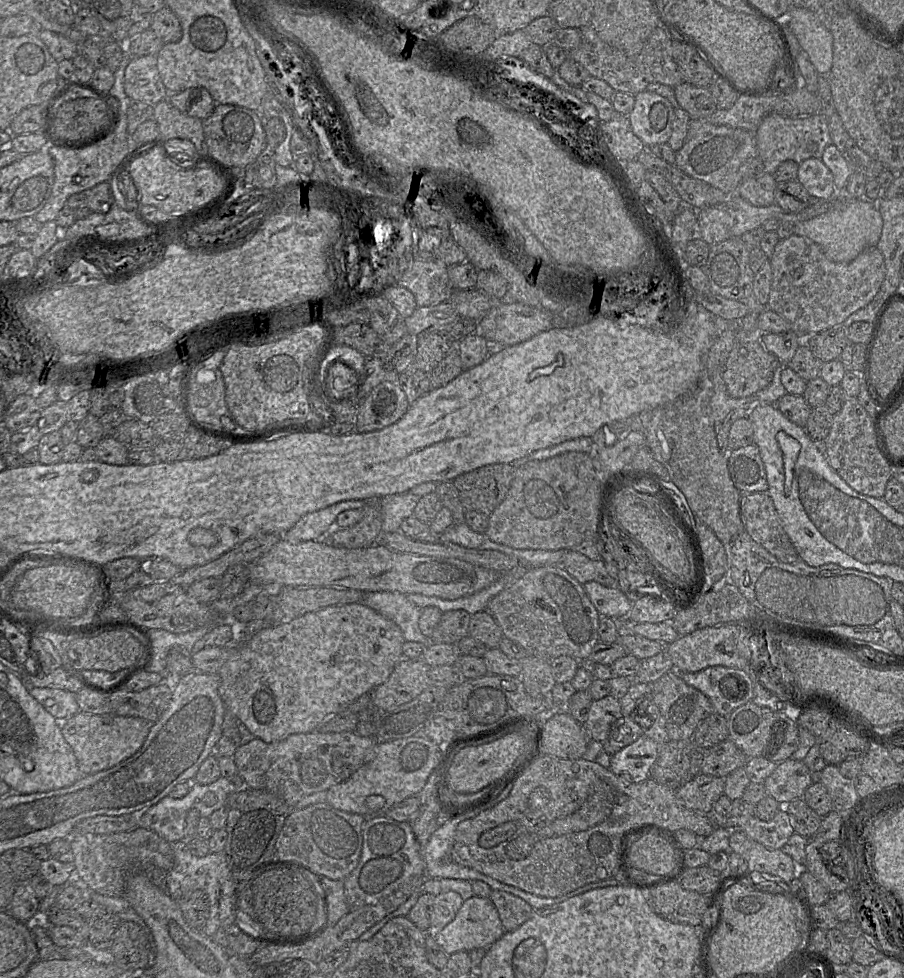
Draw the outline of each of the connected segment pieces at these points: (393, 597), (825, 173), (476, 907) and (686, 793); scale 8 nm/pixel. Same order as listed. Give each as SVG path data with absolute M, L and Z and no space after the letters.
M396 591L365 592L361 603L395 622L405 641L419 642L427 646L431 643L430 638L419 629L422 608L411 603L405 594Z
M808 158L798 167L797 180L808 193L817 199L830 199L836 196L833 174L822 159Z
M472 896L464 900L456 917L443 929L434 932L438 945L451 955L459 951L469 952L474 949L487 949L505 933L499 913L489 897Z
M699 774L676 790L685 807L696 812L712 814L714 803L724 794L724 778Z

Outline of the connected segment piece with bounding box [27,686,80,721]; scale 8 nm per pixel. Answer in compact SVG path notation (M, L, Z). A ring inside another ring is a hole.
M28 687L29 694L56 720L65 721L77 714L76 693L61 689Z

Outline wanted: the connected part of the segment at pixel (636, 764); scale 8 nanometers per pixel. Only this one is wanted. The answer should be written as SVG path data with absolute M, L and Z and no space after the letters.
M643 734L611 756L611 771L623 779L641 783L650 778L650 769L659 752L659 744Z

